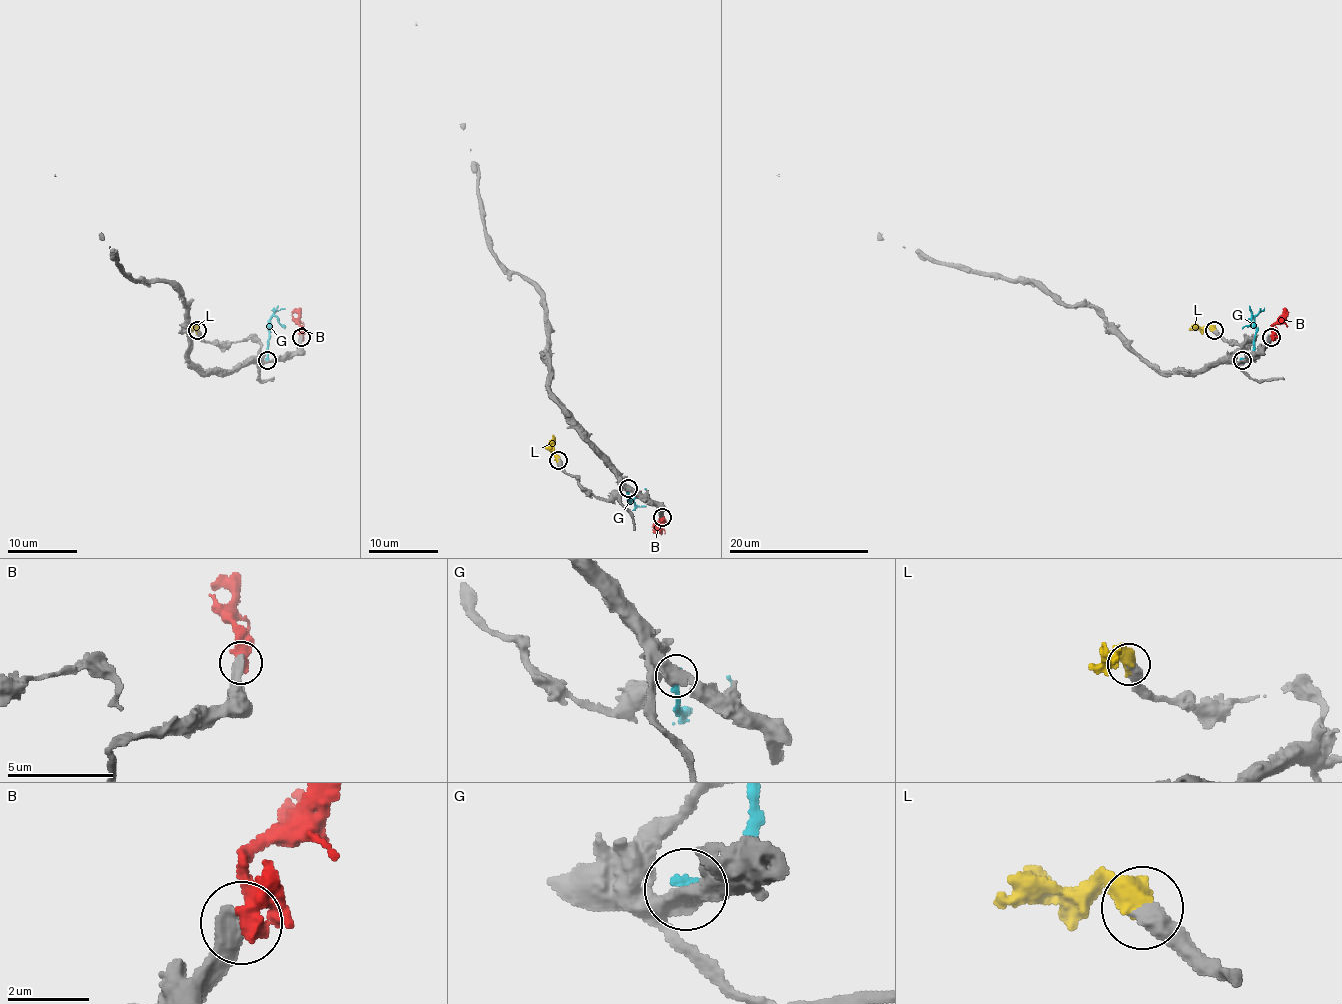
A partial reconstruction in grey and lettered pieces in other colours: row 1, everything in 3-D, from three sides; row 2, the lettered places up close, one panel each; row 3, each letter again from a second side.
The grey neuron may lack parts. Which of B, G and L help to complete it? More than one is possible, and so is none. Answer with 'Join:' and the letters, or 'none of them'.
Join: L

